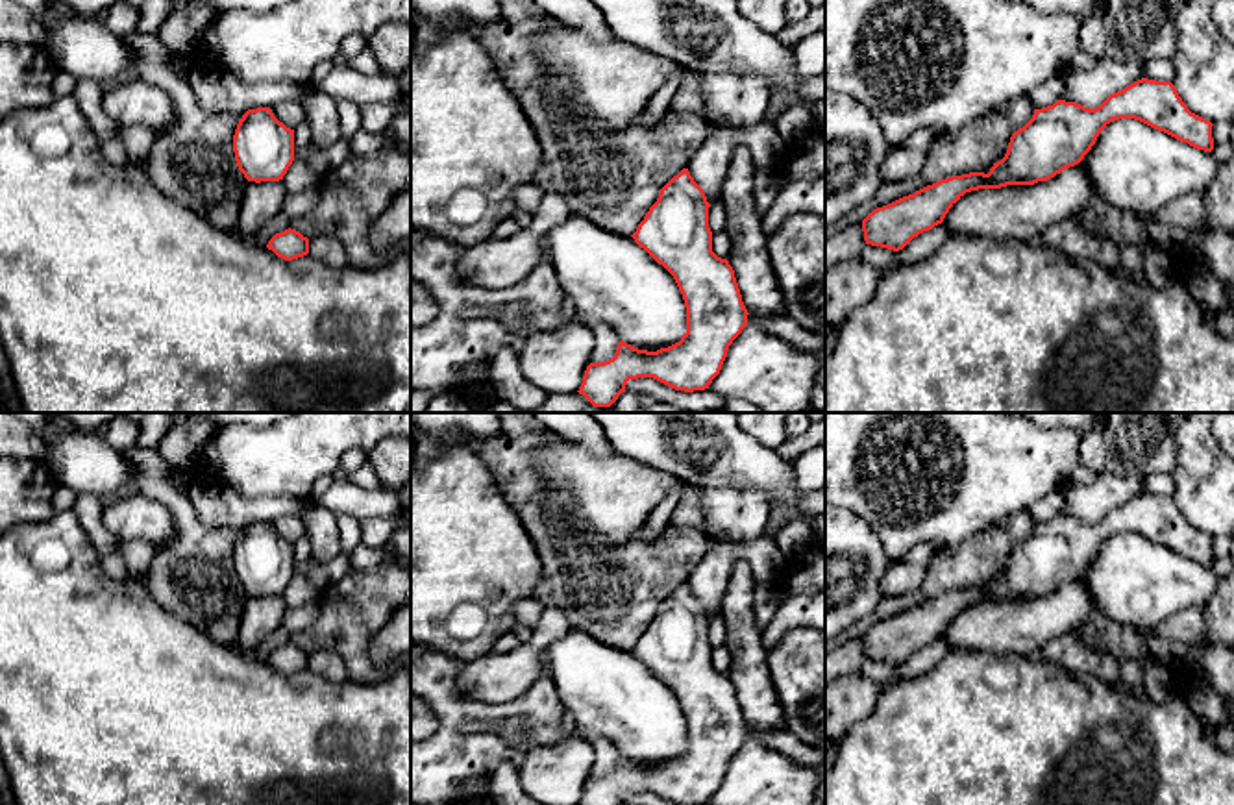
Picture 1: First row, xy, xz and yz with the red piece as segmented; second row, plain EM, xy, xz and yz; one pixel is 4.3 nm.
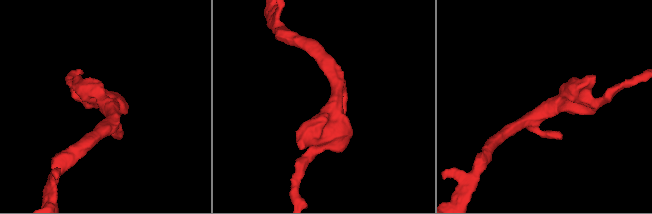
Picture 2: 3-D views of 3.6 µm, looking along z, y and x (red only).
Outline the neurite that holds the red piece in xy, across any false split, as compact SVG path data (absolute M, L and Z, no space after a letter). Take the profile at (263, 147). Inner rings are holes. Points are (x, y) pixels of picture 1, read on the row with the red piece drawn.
M270 107L248 109L237 124L233 152L248 181L279 181L294 161L294 130L279 122Z

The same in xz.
M688 168L659 192L631 235L675 279L686 307L686 333L657 352L618 342L612 359L590 363L579 394L611 407L629 379L653 378L675 390L705 390L720 374L733 341L747 326L747 309L727 259L712 252L705 191Z

